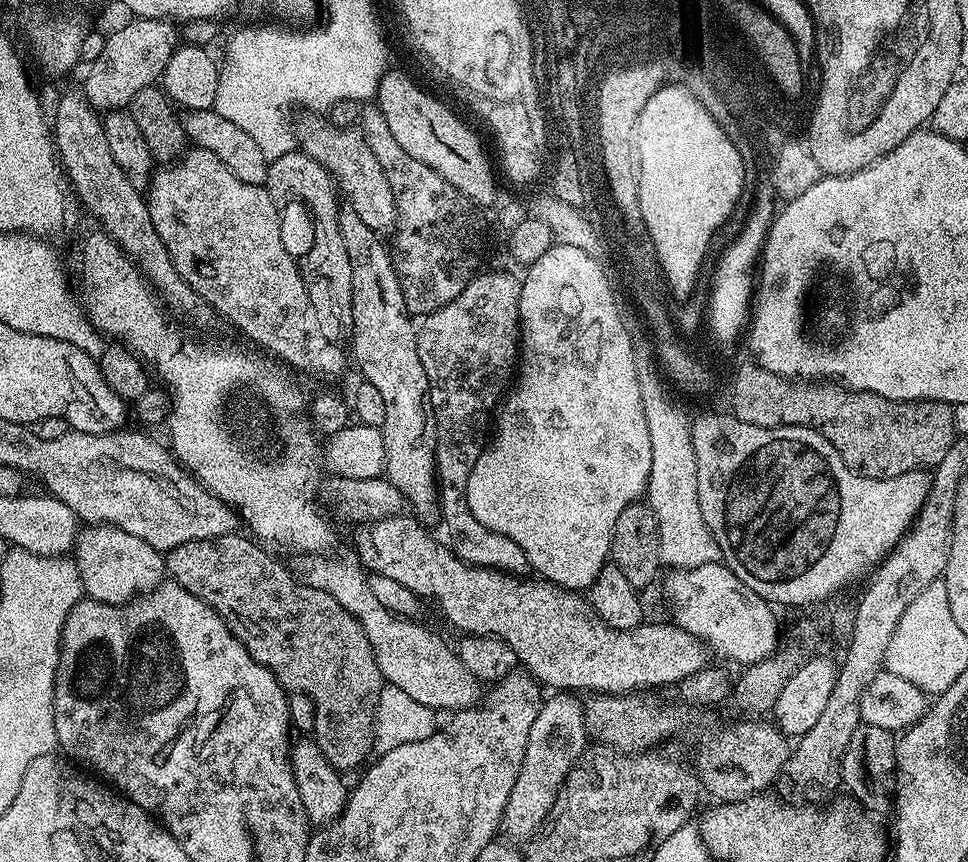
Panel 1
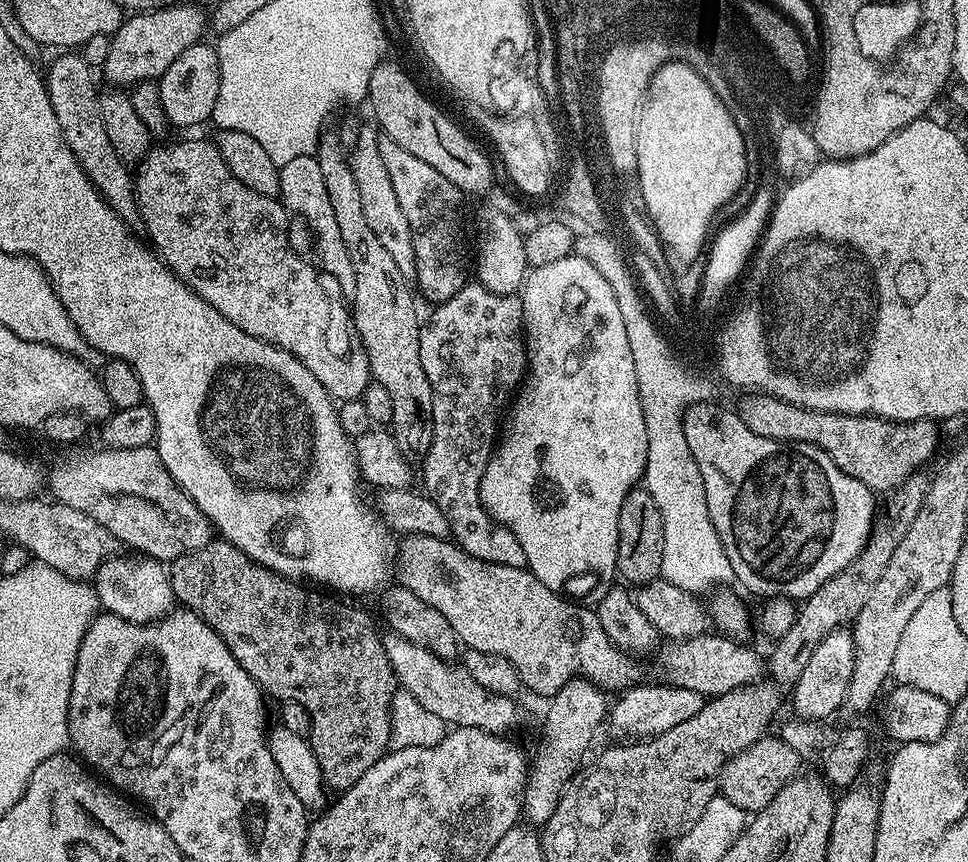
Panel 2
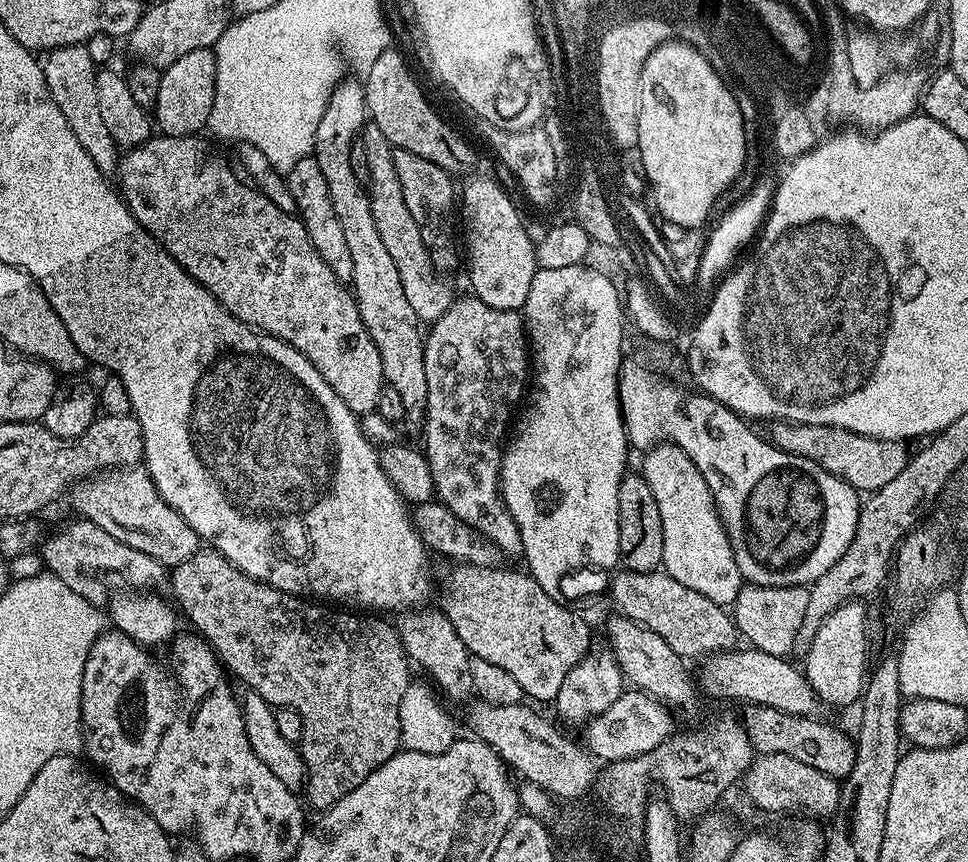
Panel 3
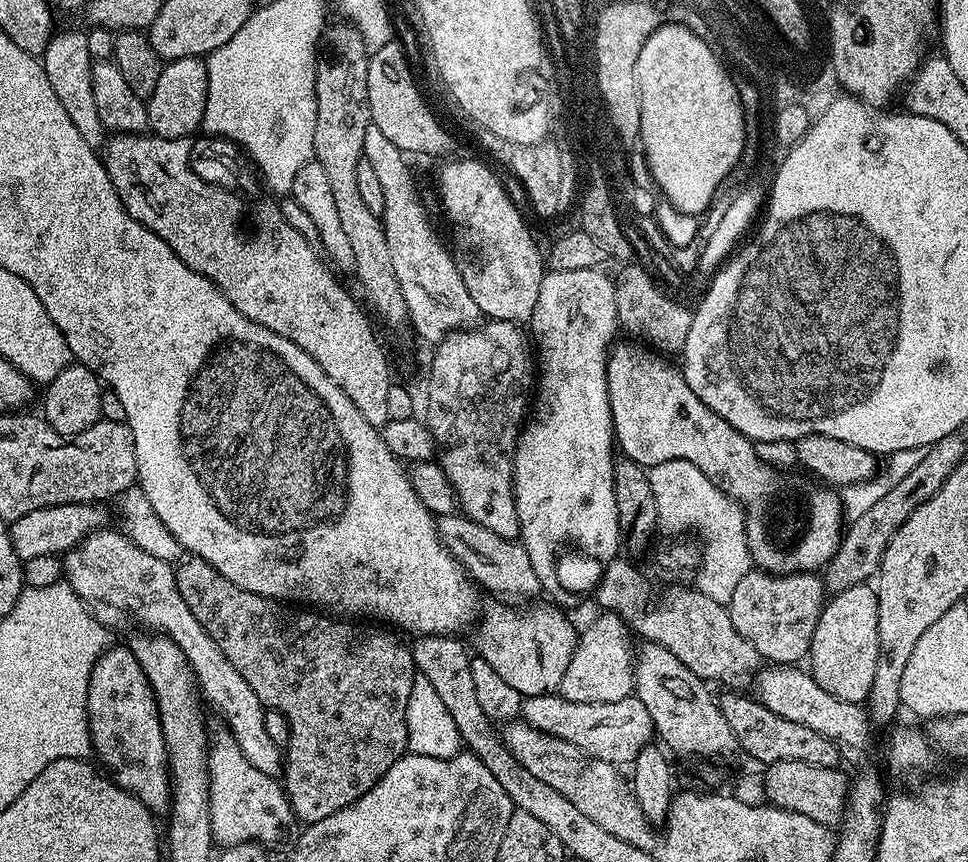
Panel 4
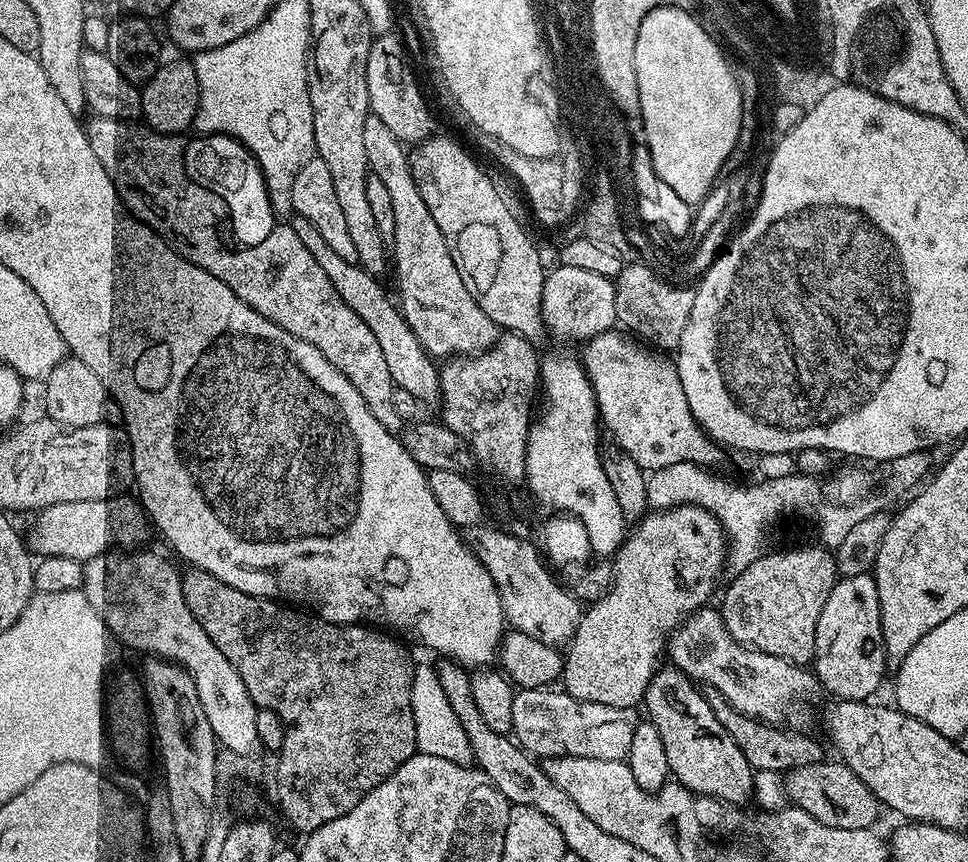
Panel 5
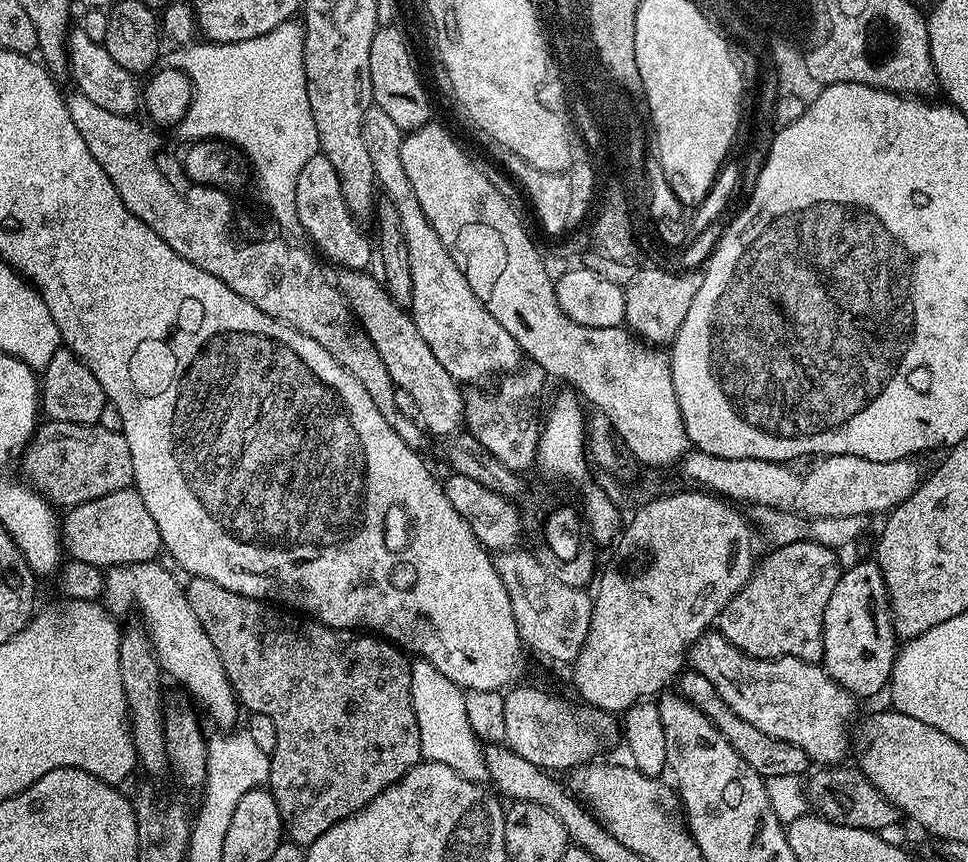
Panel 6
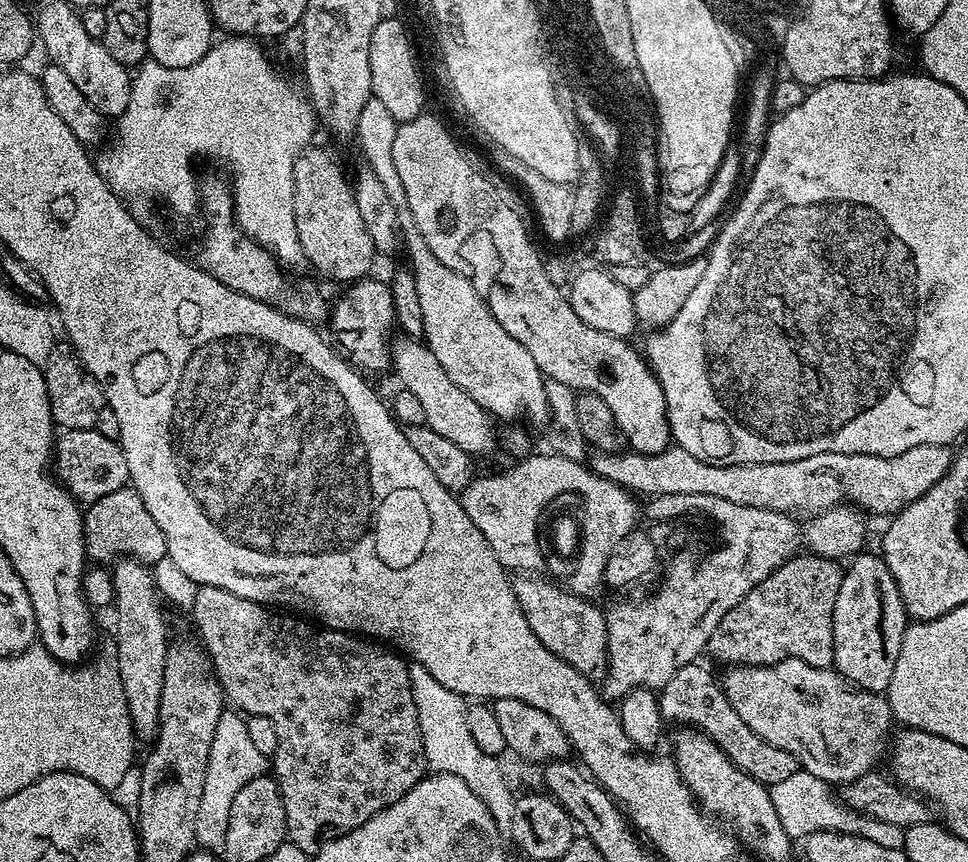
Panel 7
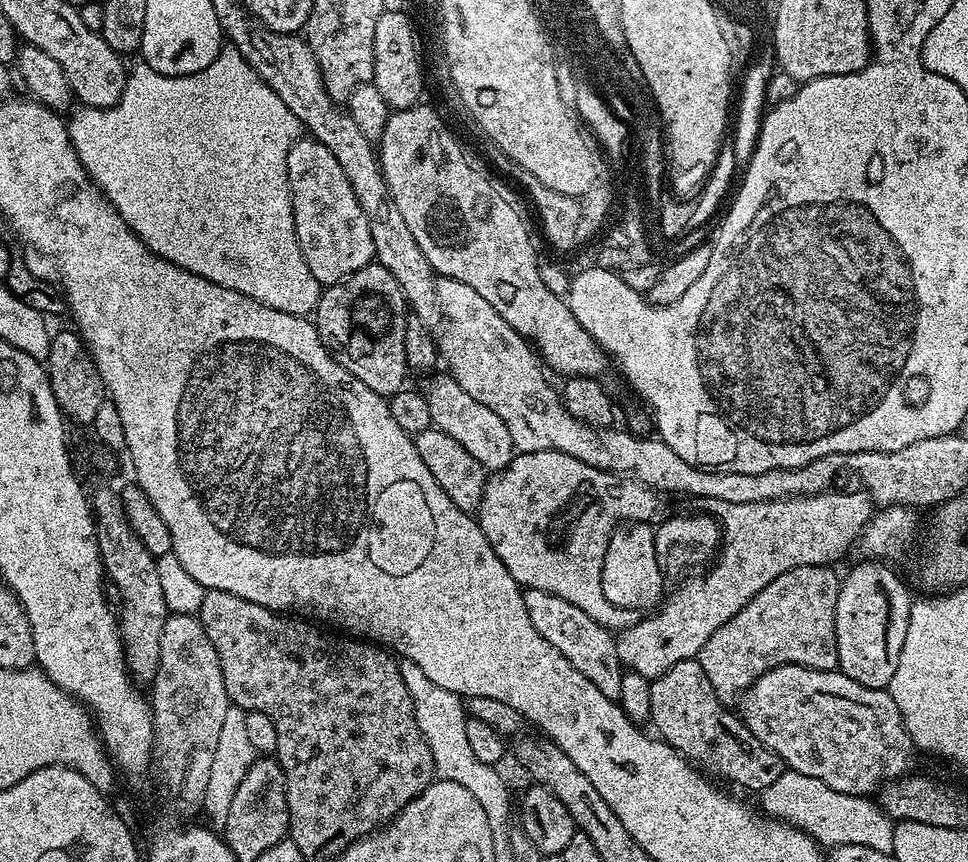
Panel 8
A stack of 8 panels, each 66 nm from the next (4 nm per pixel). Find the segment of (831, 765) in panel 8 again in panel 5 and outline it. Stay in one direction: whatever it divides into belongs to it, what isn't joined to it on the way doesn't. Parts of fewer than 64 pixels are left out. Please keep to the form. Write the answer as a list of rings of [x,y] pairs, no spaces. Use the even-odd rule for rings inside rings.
[[[705,606],[692,613],[671,635],[666,652],[671,665],[698,684],[718,690],[736,710],[766,724],[807,729],[812,720],[812,703],[818,681],[807,667],[774,654],[740,644],[726,630],[726,622],[715,607]]]

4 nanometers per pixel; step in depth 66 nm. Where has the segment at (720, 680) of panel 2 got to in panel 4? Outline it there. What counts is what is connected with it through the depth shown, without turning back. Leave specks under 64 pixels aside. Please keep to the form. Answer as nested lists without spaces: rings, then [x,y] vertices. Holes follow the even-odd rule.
[[[764,666],[754,677],[755,699],[759,700],[774,714],[782,718],[790,718],[790,722],[798,722],[810,726],[810,730],[818,730],[822,738],[834,742],[840,751],[841,761],[856,764],[868,752],[872,744],[874,725],[864,704],[851,704],[834,698],[834,694],[826,694],[822,686],[812,676],[811,671],[800,666]]]

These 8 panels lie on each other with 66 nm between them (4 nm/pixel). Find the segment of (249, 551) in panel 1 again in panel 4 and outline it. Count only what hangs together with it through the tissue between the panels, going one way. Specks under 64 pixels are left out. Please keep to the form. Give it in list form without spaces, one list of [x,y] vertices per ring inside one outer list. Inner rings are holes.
[[[194,555],[181,559],[175,569],[178,594],[190,606],[190,614],[202,622],[202,630],[214,638],[234,670],[250,682],[250,690],[258,694],[264,707],[278,710],[288,719],[290,742],[284,752],[282,783],[301,825],[322,822],[322,818],[350,806],[406,755],[406,702],[410,702],[410,686],[418,675],[407,643],[395,640],[380,626],[355,628],[347,619],[301,610],[291,603],[242,590],[230,578],[222,578],[210,562]]]

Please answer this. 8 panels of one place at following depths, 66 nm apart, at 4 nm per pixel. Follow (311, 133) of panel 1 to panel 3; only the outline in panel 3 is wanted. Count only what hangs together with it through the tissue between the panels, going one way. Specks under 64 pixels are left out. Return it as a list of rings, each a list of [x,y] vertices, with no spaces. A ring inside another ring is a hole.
[[[371,122],[365,123],[362,139],[365,142],[371,176],[368,192],[370,210],[374,214],[374,222],[378,226],[378,234],[386,246],[386,251],[390,253],[390,258],[394,258],[394,266],[398,266],[398,278],[402,278],[402,291],[419,320],[431,322],[442,318],[442,314],[450,310],[454,293],[451,286],[444,281],[447,279],[437,272],[430,262],[426,242],[422,242],[422,233],[418,231],[418,222],[414,222],[410,209],[402,198],[402,185],[398,183],[398,173],[394,171],[392,144],[386,138],[386,134],[382,134],[382,130],[378,130],[378,126]]]

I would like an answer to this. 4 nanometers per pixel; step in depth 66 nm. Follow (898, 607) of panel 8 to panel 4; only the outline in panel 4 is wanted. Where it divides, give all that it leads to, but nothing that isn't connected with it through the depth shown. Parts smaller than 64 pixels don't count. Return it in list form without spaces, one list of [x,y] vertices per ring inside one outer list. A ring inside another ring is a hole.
[[[865,582],[858,586],[850,586],[846,590],[835,593],[820,611],[818,626],[814,626],[814,638],[810,649],[810,671],[812,676],[826,690],[826,694],[834,694],[842,702],[864,704],[870,694],[870,686],[874,684],[874,670],[878,667],[878,598],[875,587]]]

